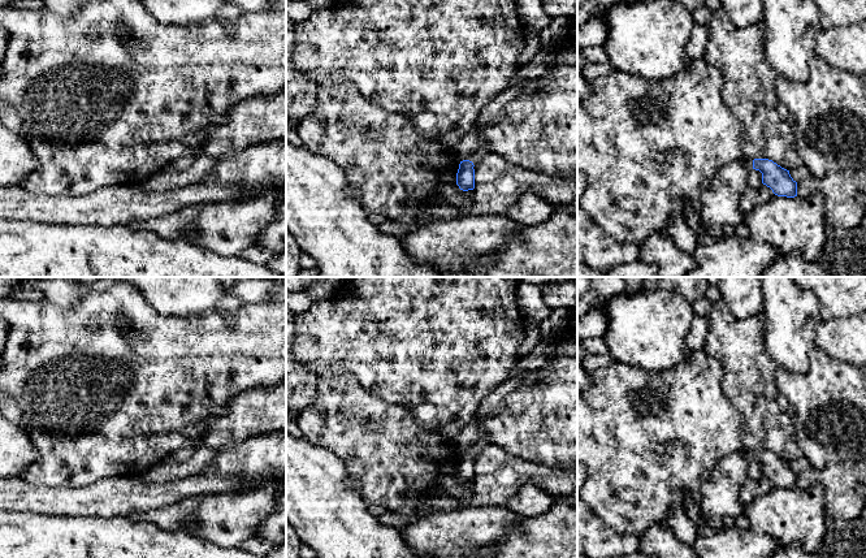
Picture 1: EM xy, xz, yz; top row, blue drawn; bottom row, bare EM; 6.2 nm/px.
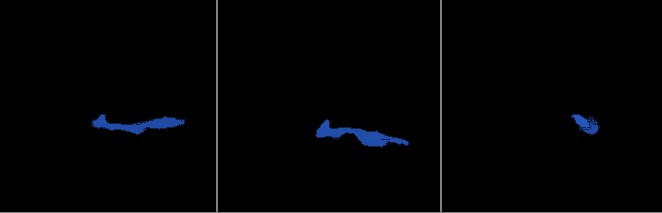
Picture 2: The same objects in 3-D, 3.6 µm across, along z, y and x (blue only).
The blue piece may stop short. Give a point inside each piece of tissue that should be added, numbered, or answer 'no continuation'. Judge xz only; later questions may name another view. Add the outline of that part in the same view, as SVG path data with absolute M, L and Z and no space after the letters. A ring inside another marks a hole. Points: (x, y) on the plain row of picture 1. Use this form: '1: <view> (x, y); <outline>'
1: xz (475, 449); M481 438L480 441L477 441L475 445L472 445L468 451L475 455L477 455L486 445L489 445L489 442L485 438Z

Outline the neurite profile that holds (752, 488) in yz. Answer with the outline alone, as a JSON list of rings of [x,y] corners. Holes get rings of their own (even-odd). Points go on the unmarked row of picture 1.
[[[761,476],[759,479],[748,479],[741,485],[740,502],[744,506],[746,506],[752,501],[754,501],[757,497],[768,493],[774,488],[775,488],[775,485],[766,476]]]

